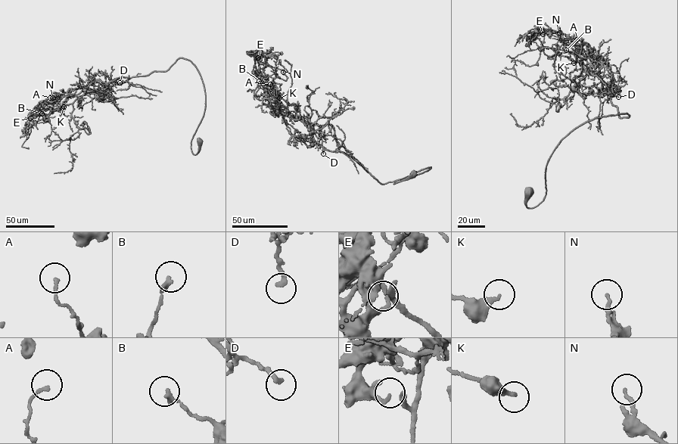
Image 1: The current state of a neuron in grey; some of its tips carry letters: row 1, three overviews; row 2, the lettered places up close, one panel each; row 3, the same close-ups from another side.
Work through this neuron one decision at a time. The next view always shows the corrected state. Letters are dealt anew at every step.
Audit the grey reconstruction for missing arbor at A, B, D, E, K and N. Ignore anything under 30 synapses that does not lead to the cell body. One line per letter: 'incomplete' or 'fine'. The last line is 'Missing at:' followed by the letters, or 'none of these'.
A: fine
B: fine
D: fine
E: fine
K: fine
N: fine
Missing at: none of these

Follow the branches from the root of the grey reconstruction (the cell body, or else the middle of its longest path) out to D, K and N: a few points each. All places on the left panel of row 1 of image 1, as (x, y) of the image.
D: (199, 141), (199, 152), (193, 154), (191, 141), (206, 97), (191, 61), (180, 57), (166, 70), (119, 82)
K: (199, 141), (193, 154), (204, 89), (196, 67), (182, 57), (166, 71), (63, 96), (56, 105), (63, 107)
N: (199, 141), (193, 154), (206, 97), (188, 60), (63, 96), (50, 111), (60, 107), (53, 97)

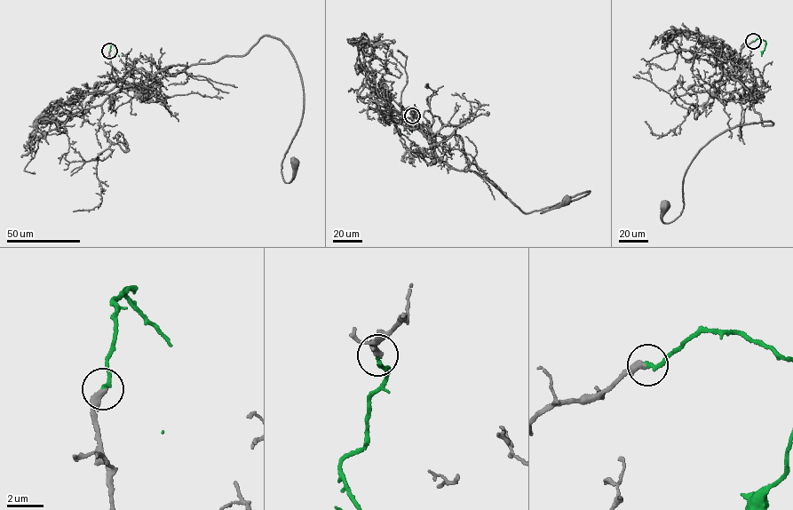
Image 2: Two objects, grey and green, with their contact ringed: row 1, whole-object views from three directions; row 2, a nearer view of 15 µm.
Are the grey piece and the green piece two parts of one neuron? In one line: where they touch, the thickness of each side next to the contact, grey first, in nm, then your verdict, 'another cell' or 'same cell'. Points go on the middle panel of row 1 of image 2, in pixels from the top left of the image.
place (412, 115); calibres 360 and 240 nm; same cell

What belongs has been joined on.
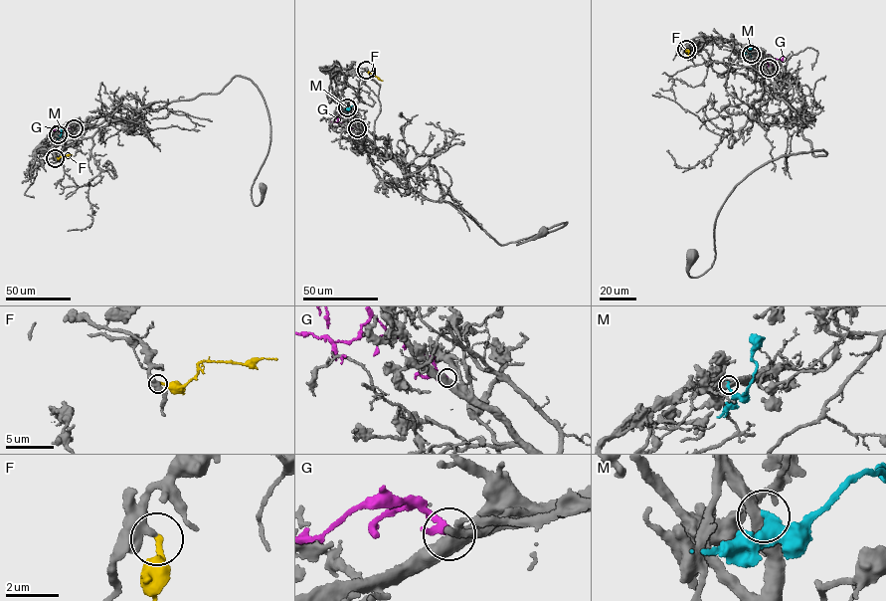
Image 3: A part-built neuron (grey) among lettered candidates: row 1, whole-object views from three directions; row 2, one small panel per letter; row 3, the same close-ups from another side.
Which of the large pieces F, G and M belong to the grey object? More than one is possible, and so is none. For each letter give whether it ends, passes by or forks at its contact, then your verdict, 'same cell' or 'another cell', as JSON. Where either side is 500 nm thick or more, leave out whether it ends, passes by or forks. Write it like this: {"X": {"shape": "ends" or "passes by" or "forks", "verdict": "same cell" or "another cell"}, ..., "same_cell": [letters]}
{"F": {"shape": "ends", "verdict": "another cell"}, "G": {"shape": "ends", "verdict": "another cell"}, "M": {"shape": "ends", "verdict": "another cell"}, "same_cell": []}

